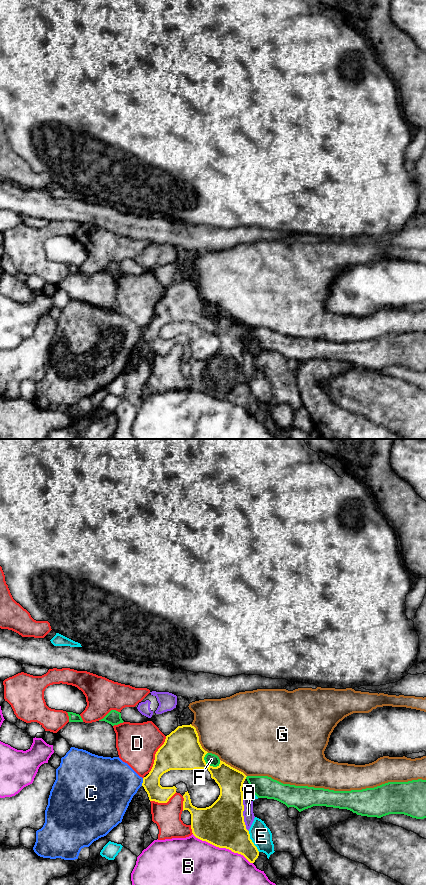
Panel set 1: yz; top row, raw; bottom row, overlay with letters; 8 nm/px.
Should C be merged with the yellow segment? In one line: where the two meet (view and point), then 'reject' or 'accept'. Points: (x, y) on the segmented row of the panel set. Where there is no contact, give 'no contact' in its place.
contact yz (143, 782); reject

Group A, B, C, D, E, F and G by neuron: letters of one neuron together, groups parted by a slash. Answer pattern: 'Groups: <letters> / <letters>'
Groups: A / B / C / D / E / F / G

